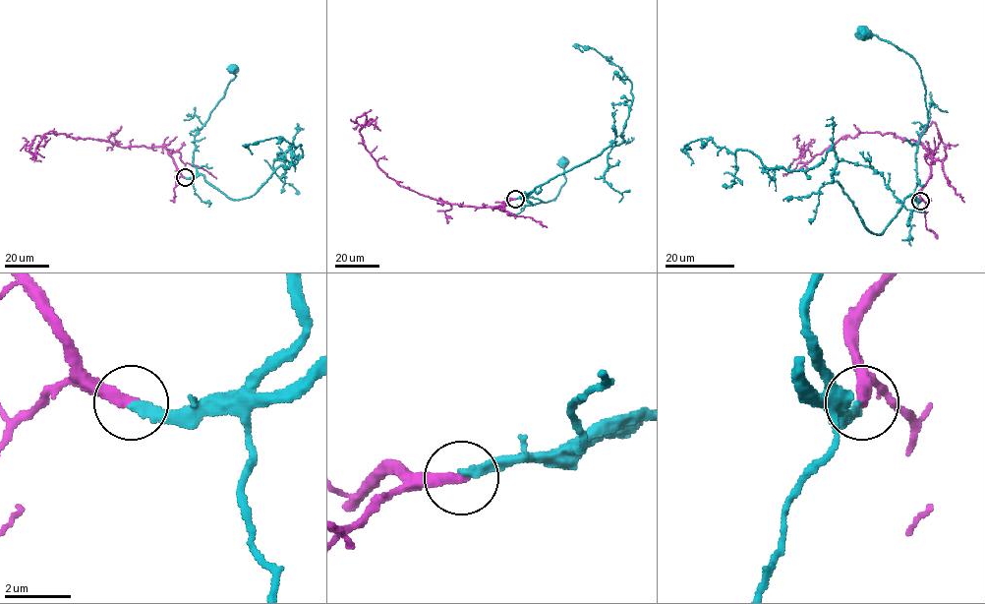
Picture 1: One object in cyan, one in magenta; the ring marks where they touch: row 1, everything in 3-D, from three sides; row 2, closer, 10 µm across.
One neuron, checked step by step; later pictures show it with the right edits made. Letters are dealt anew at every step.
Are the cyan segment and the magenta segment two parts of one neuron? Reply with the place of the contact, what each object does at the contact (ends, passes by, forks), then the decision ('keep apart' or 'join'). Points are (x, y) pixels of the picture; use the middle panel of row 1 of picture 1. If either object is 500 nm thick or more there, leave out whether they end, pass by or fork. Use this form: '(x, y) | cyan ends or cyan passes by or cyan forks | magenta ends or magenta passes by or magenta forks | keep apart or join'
(515, 199) | cyan ends | magenta ends | join

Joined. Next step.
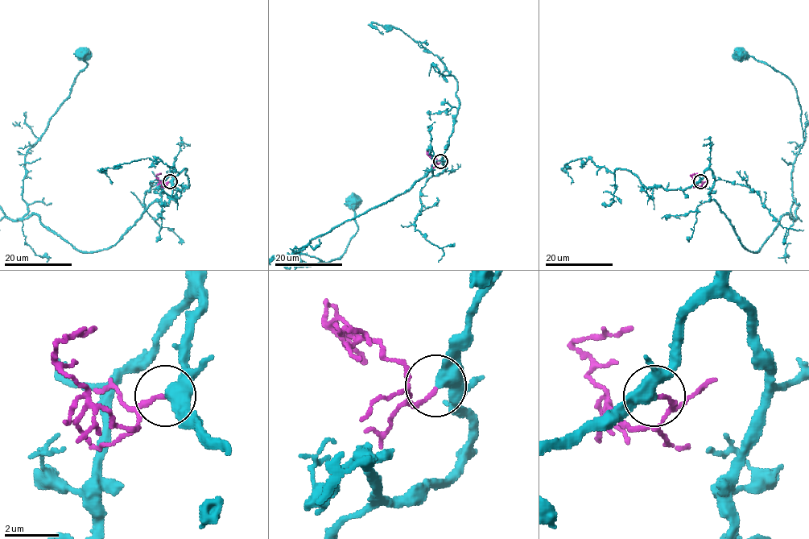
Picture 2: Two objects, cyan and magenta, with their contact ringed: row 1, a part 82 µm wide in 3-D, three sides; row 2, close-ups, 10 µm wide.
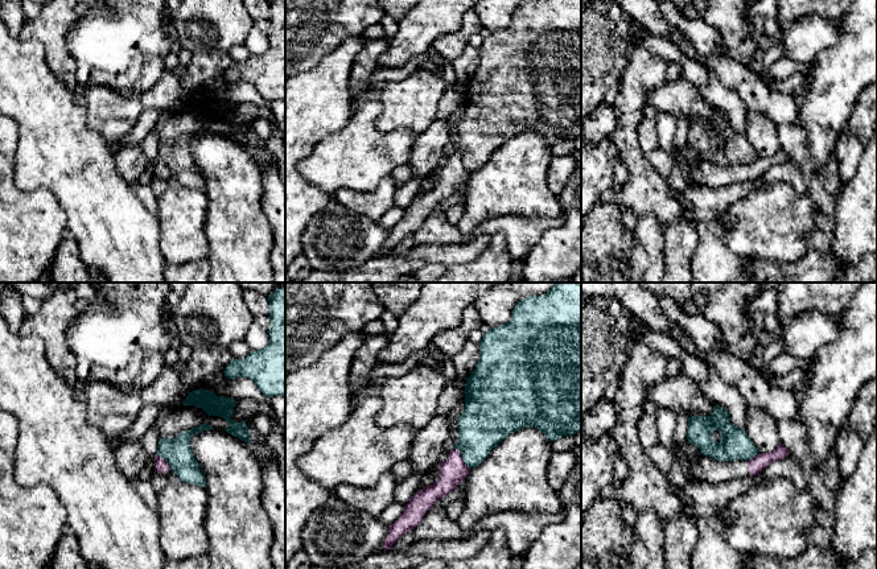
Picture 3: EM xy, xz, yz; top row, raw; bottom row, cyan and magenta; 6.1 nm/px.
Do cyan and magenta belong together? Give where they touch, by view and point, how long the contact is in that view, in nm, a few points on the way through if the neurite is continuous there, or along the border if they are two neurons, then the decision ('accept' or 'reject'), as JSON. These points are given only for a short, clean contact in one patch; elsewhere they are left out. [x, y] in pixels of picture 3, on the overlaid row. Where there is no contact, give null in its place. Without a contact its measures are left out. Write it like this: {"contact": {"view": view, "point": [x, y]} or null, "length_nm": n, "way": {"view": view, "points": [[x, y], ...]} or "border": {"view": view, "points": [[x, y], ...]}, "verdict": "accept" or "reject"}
{"contact": {"view": "xz", "point": [462, 458]}, "length_nm": 160, "border": {"view": "xz", "points": [[455, 448], [460, 452], [464, 464], [469, 469]]}, "verdict": "reject"}

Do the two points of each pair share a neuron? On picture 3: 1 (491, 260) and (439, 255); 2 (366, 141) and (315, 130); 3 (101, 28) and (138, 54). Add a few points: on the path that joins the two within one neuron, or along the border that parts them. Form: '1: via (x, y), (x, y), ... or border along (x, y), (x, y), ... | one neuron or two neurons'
1: border along (493, 236), (477, 258), (447, 268) | two neurons
2: border along (351, 112), (348, 122), (324, 136), (308, 156) | two neurons
3: via (110, 37), (128, 53) | one neuron

